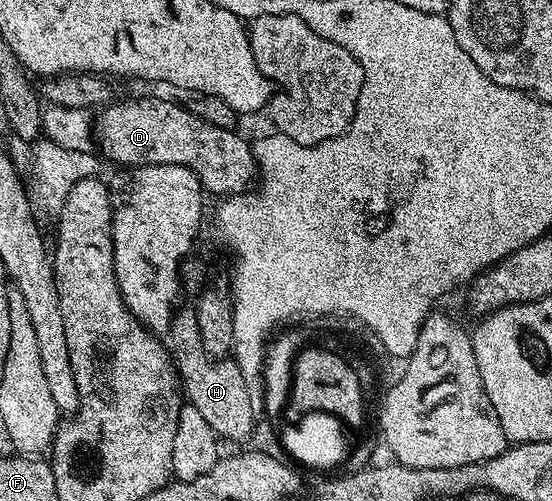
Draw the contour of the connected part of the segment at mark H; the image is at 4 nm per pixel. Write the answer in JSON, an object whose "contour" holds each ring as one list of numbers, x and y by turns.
{"contour":[[195,310,175,312,170,328,171,335,170,355,187,402,198,409,202,417,206,417,206,422,214,428,221,440,247,440,253,434,255,413,254,409,250,409,250,393,246,393,246,381,242,379,236,360,231,357,212,358,204,352]]}

